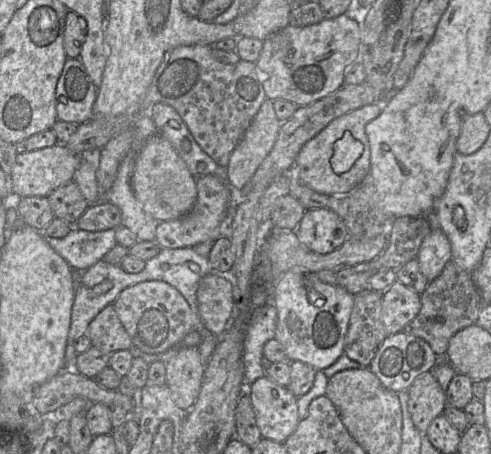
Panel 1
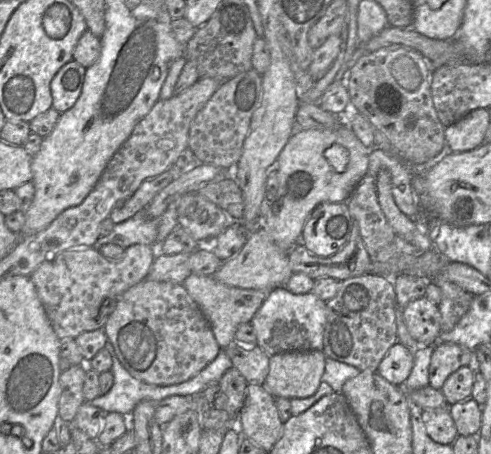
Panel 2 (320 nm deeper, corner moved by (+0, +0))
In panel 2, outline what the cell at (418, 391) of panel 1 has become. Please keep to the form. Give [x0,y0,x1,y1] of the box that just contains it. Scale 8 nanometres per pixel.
[429,342,474,390]

